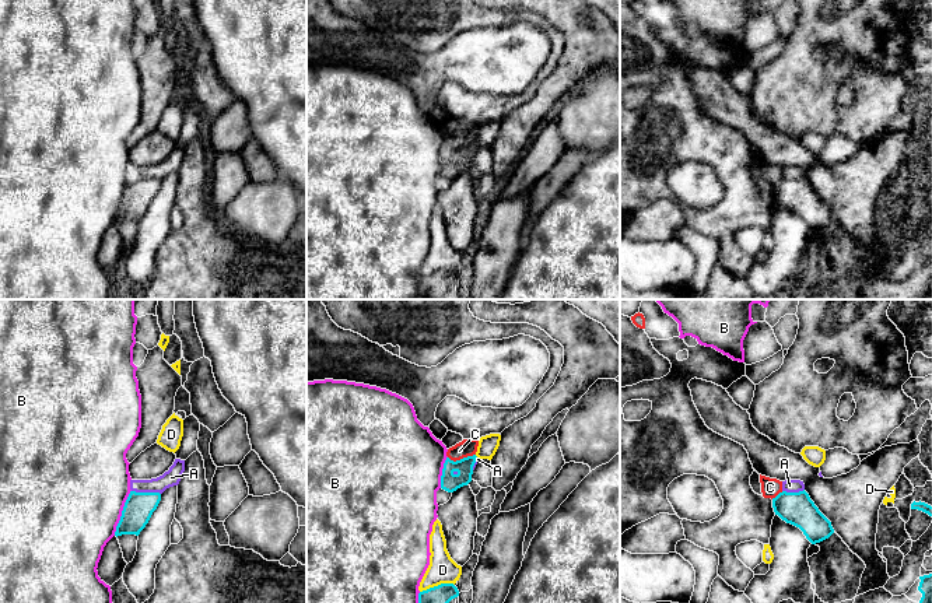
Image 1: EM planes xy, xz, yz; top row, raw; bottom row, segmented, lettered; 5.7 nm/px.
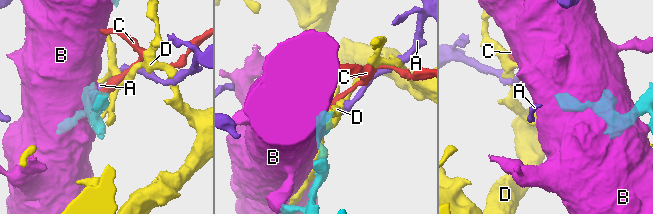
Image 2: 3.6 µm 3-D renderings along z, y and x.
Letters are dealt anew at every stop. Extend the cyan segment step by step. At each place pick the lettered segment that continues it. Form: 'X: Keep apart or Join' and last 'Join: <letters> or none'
A: Keep apart
B: Keep apart
C: Keep apart
D: Keep apart
Join: none

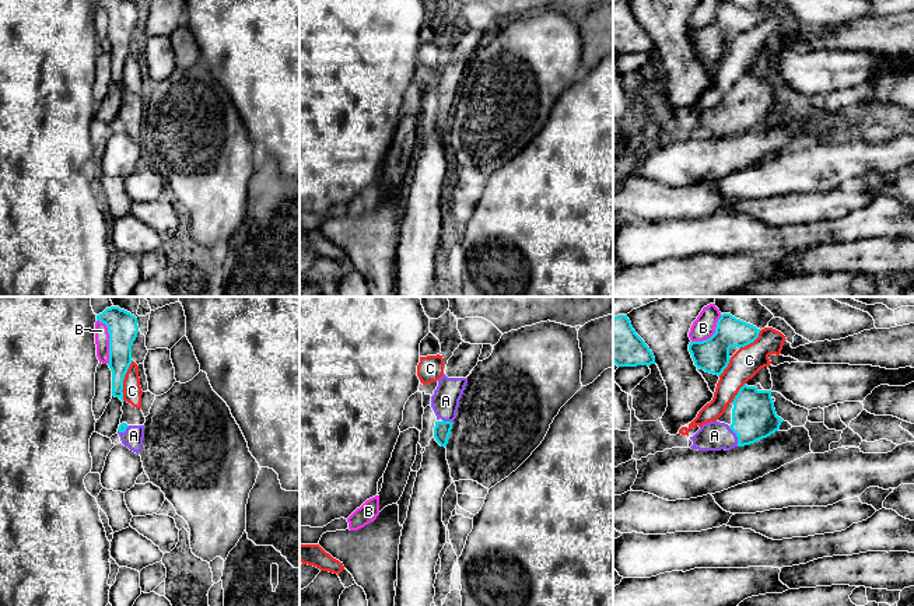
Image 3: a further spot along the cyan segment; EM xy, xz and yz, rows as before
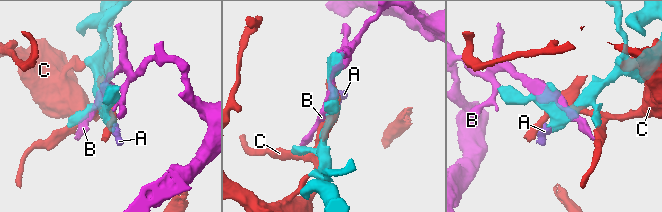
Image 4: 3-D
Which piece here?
A: Join
B: Keep apart
C: Keep apart
Join: A

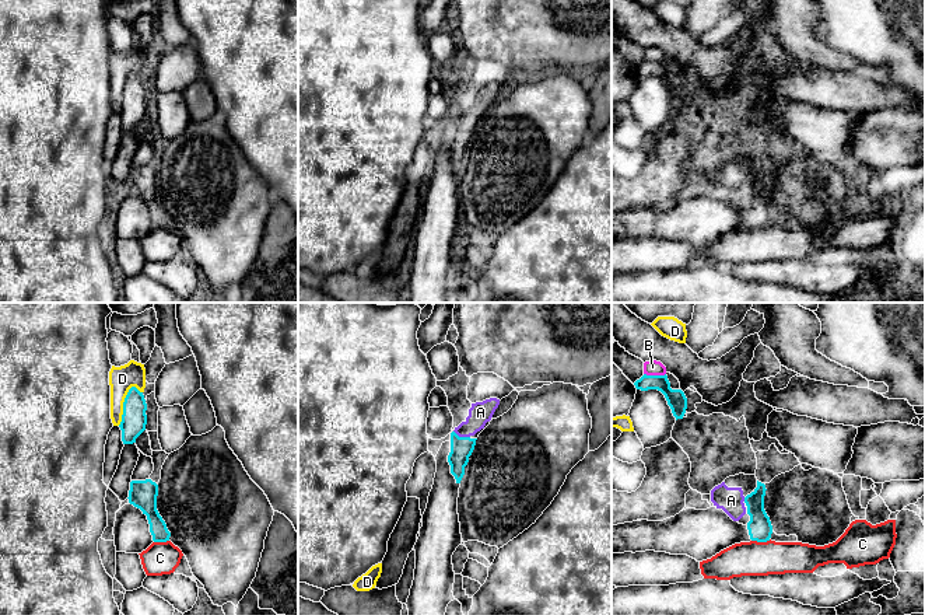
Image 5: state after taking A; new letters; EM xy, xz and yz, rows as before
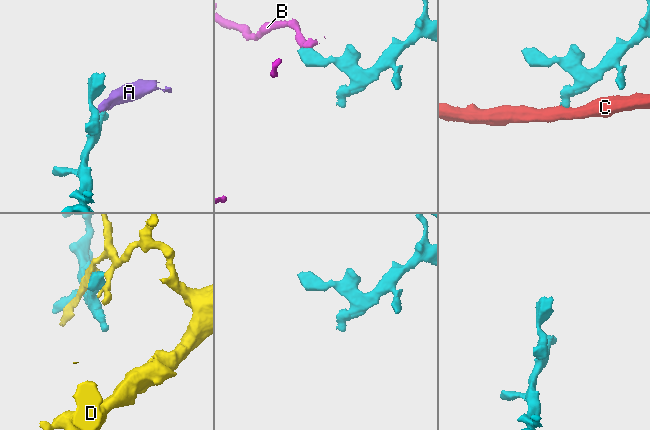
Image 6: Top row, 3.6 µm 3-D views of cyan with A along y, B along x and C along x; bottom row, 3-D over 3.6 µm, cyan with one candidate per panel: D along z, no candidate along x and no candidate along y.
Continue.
A: Join
B: Keep apart
C: Keep apart
D: Keep apart
Join: A

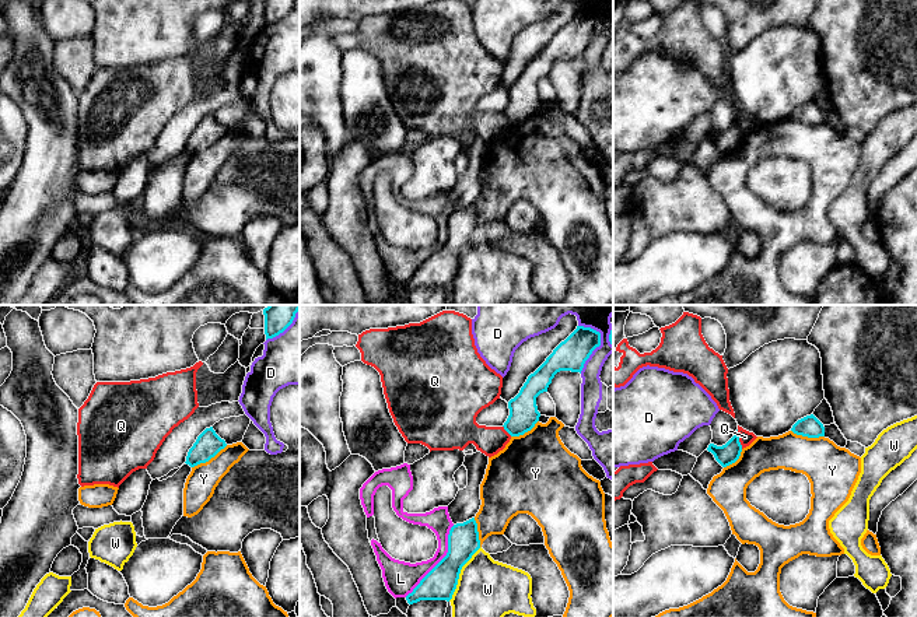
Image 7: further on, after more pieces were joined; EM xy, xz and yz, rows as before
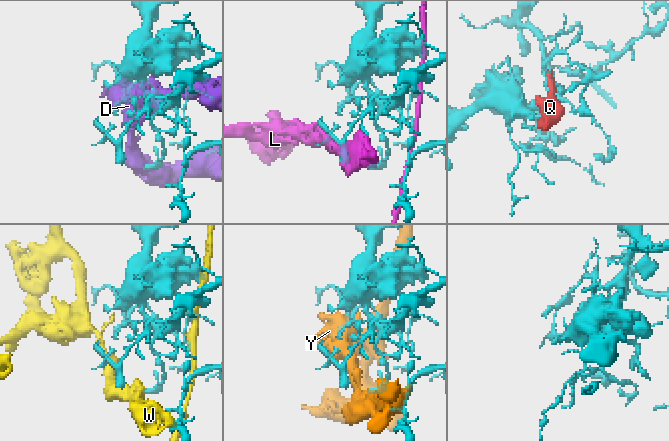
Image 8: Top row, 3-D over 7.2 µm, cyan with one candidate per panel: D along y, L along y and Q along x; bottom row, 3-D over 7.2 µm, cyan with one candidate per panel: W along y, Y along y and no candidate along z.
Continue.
D: Keep apart
L: Keep apart
Q: Keep apart
W: Keep apart
Y: Keep apart
Join: none

